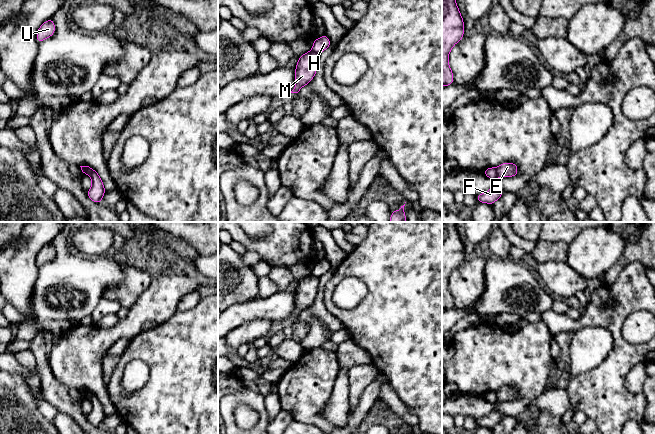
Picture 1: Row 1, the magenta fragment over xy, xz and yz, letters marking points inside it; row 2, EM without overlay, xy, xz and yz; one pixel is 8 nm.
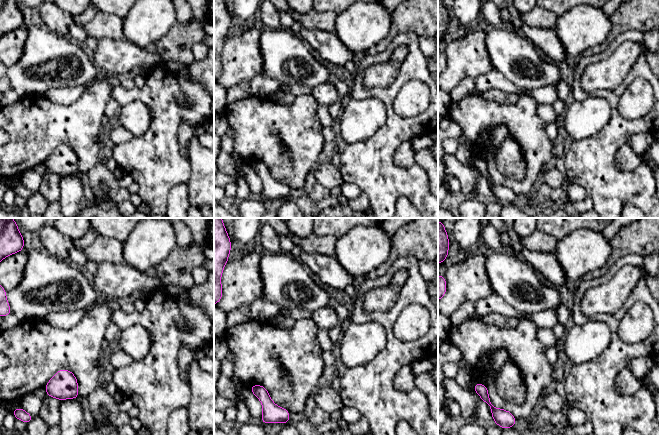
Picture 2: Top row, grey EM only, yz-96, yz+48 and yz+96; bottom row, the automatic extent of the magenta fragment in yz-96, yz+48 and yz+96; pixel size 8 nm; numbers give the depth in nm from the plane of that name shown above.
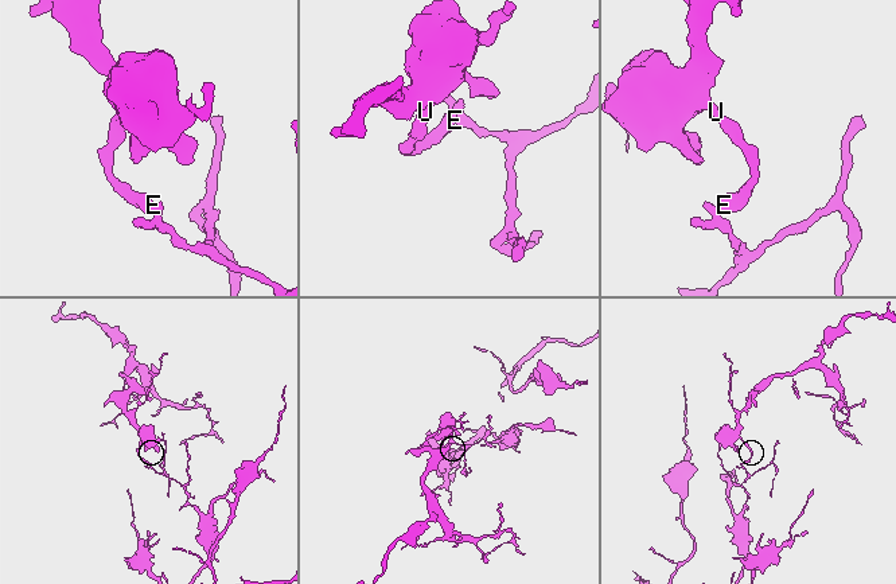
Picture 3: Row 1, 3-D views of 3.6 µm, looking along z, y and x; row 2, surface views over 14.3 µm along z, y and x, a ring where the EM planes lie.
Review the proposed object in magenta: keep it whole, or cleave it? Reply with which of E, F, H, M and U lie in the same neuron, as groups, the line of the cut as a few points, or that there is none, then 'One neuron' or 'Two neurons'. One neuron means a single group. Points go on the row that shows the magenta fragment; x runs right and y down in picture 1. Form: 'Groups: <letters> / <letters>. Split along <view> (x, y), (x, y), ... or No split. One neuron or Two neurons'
Groups: E M U / F H. Split along yz (495, 168), (499, 176). Two neurons

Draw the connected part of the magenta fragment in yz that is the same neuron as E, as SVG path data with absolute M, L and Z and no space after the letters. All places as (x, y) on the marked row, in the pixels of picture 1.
M504 162L496 168L499 177L515 177L518 175L518 166L515 163Z

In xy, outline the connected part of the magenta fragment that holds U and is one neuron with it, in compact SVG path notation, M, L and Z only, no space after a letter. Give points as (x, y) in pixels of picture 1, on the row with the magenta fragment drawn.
M53 19L46 20L39 27L36 33L36 40L41 43L43 40L53 36L55 34L55 23Z

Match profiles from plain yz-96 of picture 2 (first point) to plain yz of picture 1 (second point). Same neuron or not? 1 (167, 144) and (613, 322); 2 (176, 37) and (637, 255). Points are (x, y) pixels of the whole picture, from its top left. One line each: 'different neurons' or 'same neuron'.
1: same neuron
2: same neuron

